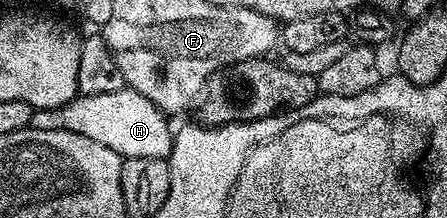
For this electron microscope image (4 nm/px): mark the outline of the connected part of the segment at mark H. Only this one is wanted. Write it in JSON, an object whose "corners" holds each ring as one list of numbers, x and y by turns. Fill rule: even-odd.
{"corners":[[127,87,109,95,79,95,60,108,35,110,30,120,30,129,68,130,74,134,83,134,116,151,124,159,168,159,174,142,174,131,170,129,168,121,165,113,150,99,145,99,144,95]]}

